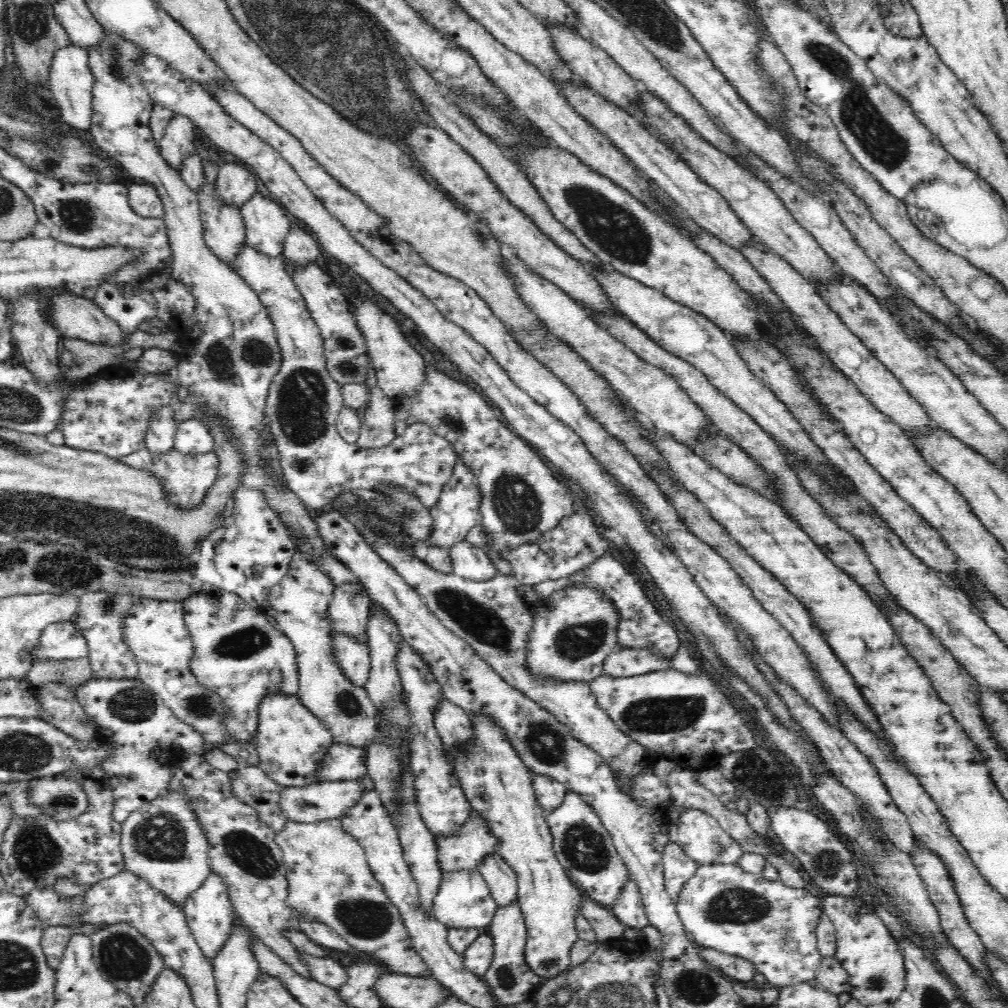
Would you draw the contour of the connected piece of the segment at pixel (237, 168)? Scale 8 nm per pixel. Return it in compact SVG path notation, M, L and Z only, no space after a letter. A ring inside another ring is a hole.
M224 162L219 168L215 187L221 200L240 208L256 194L256 182L257 175L250 168L244 168L238 162Z

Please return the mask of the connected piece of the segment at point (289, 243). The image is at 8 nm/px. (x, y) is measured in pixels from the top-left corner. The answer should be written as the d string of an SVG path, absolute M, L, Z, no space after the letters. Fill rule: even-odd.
M298 220L290 222L290 230L284 240L283 256L296 266L306 266L320 256L318 242L298 224Z

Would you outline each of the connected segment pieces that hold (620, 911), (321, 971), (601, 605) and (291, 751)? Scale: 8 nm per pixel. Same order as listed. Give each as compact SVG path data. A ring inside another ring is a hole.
M628 870L628 878L618 899L612 904L611 911L619 918L619 921L630 928L644 928L649 925L646 909L643 903L640 889Z
M303 953L303 959L315 981L337 991L348 982L347 968L331 957L320 958Z
M571 582L562 590L557 590L552 596L543 598L540 612L536 613L533 629L529 634L528 641L528 668L541 677L548 676L555 680L584 681L590 682L592 679L603 673L604 661L620 647L618 640L619 614L614 603L603 593L591 586L587 582Z
M273 694L260 703L257 728L259 766L282 788L319 783L318 772L334 743L333 734L302 705L297 695Z

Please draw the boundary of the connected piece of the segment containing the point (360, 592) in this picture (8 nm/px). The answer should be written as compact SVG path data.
M344 582L335 586L328 614L333 632L351 634L361 640L368 640L366 624L371 598L360 584Z

